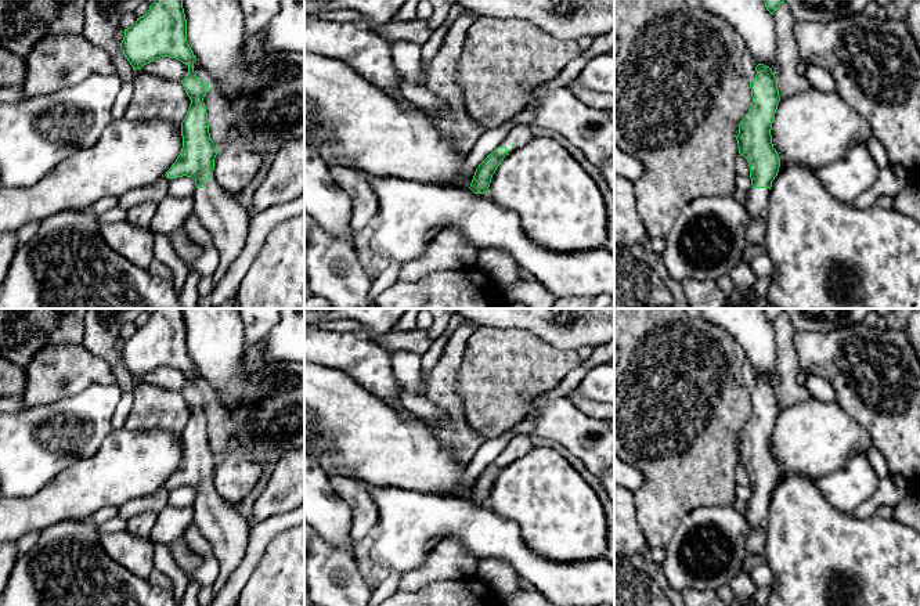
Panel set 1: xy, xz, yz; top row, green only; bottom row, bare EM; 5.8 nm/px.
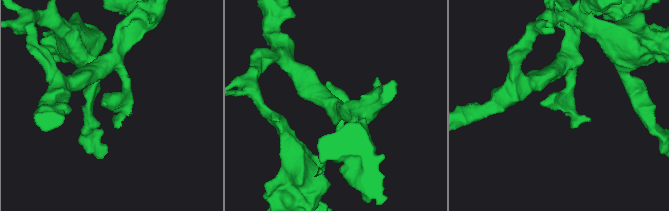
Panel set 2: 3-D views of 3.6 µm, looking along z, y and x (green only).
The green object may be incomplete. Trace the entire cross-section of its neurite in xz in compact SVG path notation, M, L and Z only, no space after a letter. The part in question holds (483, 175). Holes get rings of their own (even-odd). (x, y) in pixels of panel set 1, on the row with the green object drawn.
M516 125L502 144L479 165L469 188L475 194L487 194L493 174L504 158L522 148L531 138L533 133L530 125Z

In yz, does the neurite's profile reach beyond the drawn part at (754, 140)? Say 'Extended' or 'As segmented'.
Extended

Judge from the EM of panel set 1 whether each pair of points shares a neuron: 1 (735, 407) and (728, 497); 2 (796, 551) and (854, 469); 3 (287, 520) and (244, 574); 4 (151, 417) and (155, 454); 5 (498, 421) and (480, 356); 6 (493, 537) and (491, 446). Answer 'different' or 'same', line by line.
1: same
2: different
3: same
4: different
5: same
6: different

